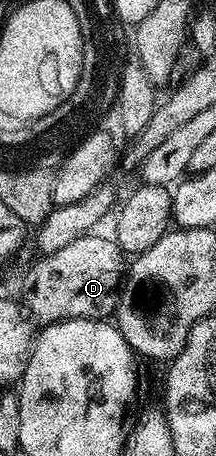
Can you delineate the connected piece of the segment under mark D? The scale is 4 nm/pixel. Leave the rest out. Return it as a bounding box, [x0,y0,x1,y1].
[18,232,126,327]

